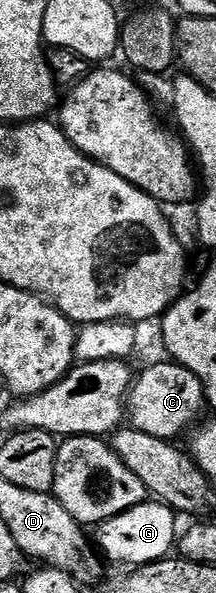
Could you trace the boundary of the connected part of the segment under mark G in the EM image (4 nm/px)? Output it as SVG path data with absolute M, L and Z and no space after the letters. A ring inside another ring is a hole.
M146 501L135 505L131 509L127 509L127 513L119 513L115 517L111 517L107 521L96 524L95 531L97 531L97 539L95 535L95 547L98 552L106 560L110 559L113 563L131 563L132 568L139 568L145 566L147 563L158 563L160 559L166 558L170 554L169 551L174 550L175 544L179 539L179 526L177 527L177 519L179 520L178 512L173 508L168 507L165 503L160 501Z

